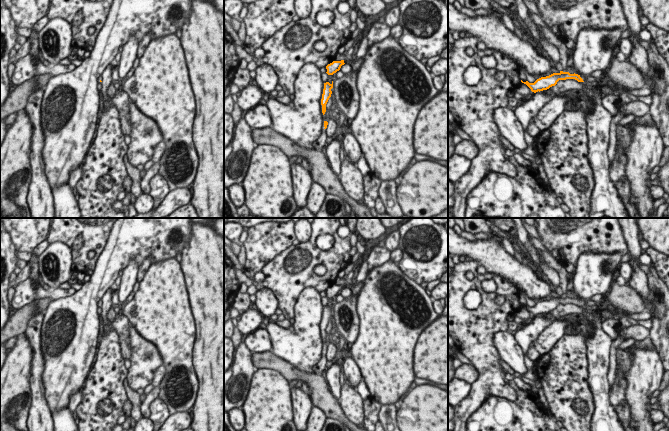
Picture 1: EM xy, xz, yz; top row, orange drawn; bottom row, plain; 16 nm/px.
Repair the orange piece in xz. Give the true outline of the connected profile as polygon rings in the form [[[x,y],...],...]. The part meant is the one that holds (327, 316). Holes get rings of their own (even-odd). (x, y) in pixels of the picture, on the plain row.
[[[333,305],[330,308],[329,306],[324,307],[324,313],[323,313],[323,318],[322,318],[322,323],[321,323],[321,329],[322,329],[322,337],[323,339],[326,336],[326,328],[331,321],[332,315],[331,313],[333,312]]]

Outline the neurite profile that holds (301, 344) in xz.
[[[314,287],[304,289],[295,306],[295,322],[289,328],[272,321],[266,326],[272,339],[272,352],[298,370],[315,373],[314,367],[324,356],[323,313],[320,292]]]

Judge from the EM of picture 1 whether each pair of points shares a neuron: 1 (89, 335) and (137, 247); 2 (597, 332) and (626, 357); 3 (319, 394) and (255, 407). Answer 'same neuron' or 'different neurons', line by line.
1: same neuron
2: different neurons
3: different neurons

